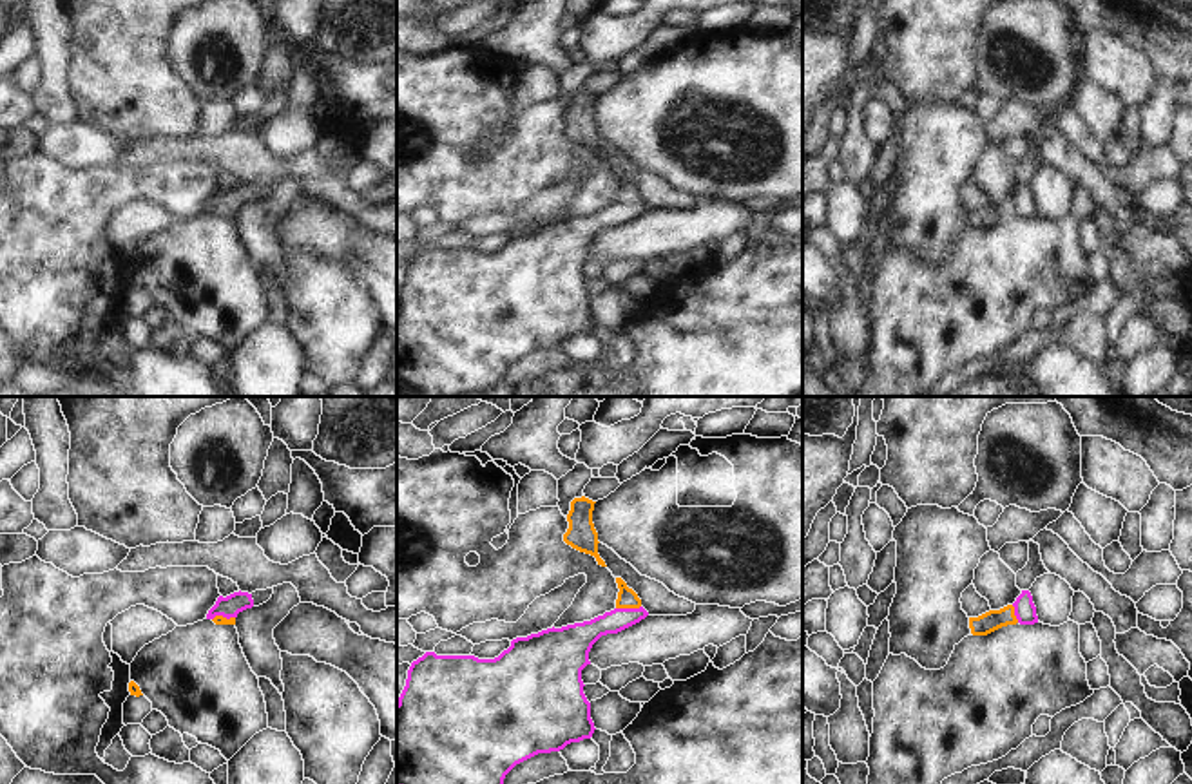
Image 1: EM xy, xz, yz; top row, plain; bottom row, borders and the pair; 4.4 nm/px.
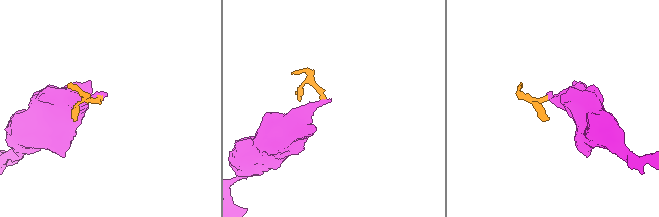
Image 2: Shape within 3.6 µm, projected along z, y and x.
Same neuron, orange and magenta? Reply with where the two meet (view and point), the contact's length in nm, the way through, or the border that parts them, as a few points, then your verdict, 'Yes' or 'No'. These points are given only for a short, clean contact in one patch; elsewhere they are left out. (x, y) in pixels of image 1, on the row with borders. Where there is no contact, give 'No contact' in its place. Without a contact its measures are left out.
Touches orange at xz (627, 607). Shared border 110 nm. Boundary: xz (640, 605), (616, 609). No

